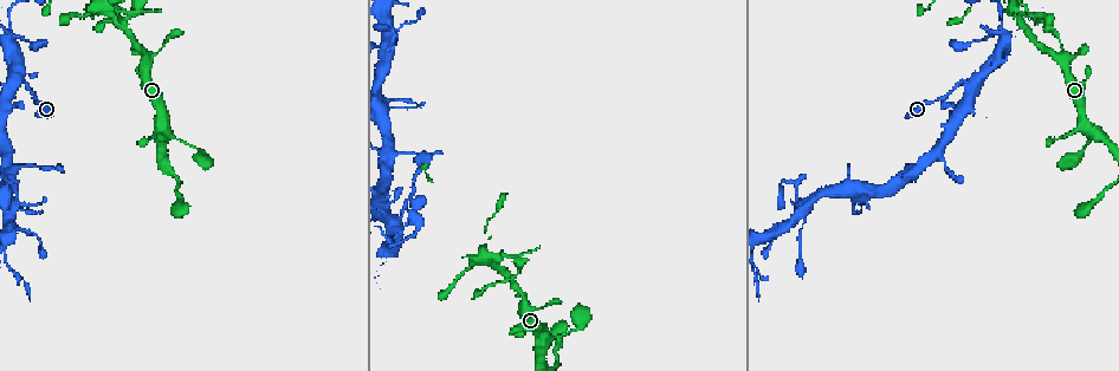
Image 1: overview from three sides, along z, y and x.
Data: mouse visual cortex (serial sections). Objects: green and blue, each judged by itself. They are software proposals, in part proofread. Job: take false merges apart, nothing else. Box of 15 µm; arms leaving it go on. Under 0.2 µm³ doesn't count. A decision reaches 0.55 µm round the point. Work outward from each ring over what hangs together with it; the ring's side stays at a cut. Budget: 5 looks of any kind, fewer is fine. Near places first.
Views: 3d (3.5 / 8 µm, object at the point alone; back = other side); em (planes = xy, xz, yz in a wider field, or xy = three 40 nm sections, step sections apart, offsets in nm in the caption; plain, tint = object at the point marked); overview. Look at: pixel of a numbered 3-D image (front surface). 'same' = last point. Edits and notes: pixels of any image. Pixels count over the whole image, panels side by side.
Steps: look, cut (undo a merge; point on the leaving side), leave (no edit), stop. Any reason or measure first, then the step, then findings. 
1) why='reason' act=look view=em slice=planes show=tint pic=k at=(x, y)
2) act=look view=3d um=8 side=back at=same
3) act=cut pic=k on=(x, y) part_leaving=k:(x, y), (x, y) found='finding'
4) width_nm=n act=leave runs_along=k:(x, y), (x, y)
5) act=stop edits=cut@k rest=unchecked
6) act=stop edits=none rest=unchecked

why='abrupt turn' act=look view=em slice=xy step=3 show=tint pic=1 at=(1002, 31)

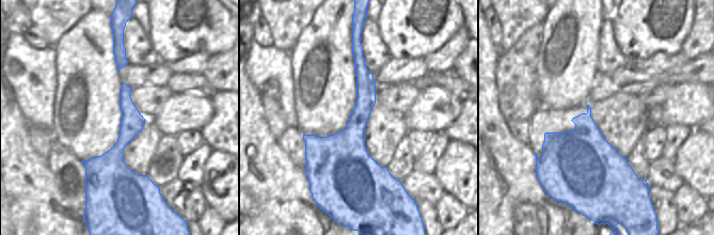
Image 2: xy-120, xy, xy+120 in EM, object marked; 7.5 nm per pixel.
why='see where the arms go' act=look view=3d um=3.5 at=same

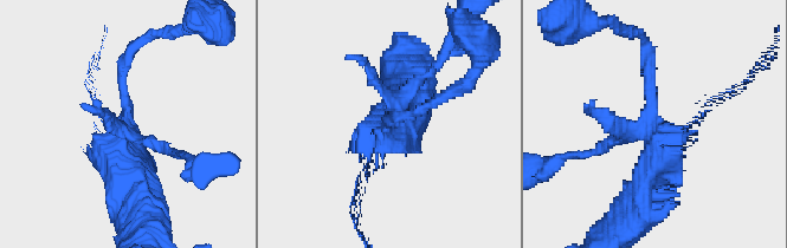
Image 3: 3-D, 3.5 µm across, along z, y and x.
act=leave runs_along=2:(359, 47), (363, 108), (350, 188) found='one cell here'

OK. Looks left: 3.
why='four-way junction' act=look view=3d um=3.5 pic=1 at=(491, 260)

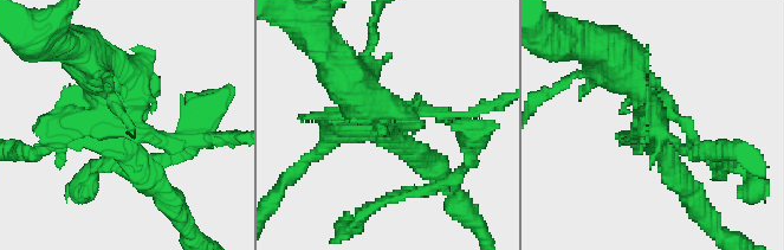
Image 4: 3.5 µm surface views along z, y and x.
why='now the EM' act=look view=em slice=xy step=1 show=tint pic=4 at=(118, 132)

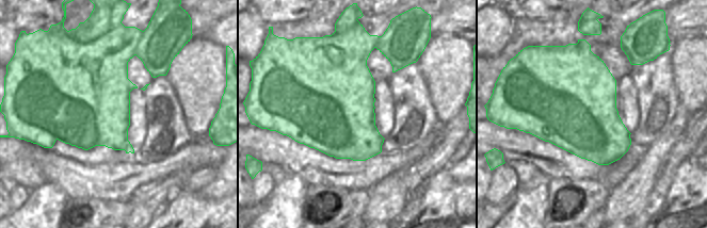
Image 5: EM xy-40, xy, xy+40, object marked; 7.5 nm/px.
why='cut it another way' act=look view=em slice=planes show=tint at=same

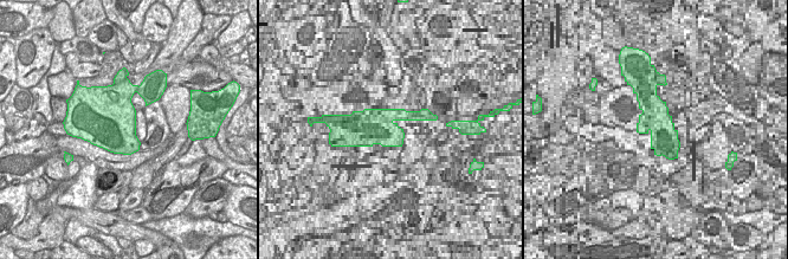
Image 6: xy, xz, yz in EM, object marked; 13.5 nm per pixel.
act=leave runs_along=4:(689, 192), (650, 123), (637, 141) found='all the same cell'

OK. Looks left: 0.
act=stop edits=none rest=unchecked

